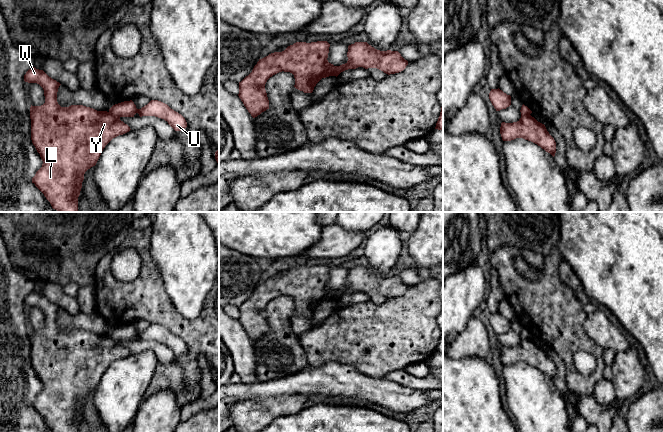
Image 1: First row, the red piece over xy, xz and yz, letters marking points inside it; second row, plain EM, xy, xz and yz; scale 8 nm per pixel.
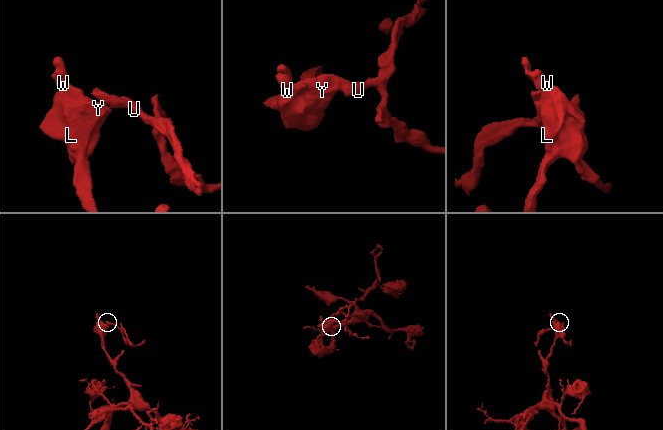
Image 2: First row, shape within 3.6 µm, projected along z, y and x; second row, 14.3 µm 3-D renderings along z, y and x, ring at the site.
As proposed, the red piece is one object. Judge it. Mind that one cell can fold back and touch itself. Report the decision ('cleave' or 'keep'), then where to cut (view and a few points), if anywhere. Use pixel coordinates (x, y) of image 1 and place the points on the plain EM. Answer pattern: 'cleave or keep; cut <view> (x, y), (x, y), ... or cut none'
cleave; cut xy (109, 335), (119, 342)

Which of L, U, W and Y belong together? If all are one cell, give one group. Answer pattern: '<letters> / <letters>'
L W Y / U

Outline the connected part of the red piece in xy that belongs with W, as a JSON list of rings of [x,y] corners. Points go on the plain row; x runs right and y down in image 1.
[[[32,291],[24,299],[24,305],[39,308],[45,320],[43,329],[30,331],[31,364],[43,385],[32,407],[44,418],[52,432],[78,432],[85,396],[96,389],[103,373],[113,362],[131,353],[107,335],[97,335],[83,329],[61,331],[57,326],[61,308],[43,294]]]

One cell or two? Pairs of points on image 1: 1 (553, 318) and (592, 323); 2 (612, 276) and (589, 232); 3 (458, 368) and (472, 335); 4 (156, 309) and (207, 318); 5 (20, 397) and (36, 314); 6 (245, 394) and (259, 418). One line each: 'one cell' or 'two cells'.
1: two cells
2: one cell
3: two cells
4: one cell
5: two cells
6: two cells

